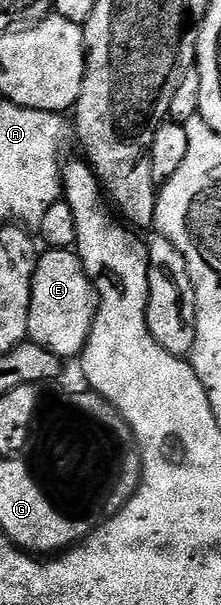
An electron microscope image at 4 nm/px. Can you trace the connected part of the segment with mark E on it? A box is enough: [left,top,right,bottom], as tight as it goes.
[27,249,96,359]

